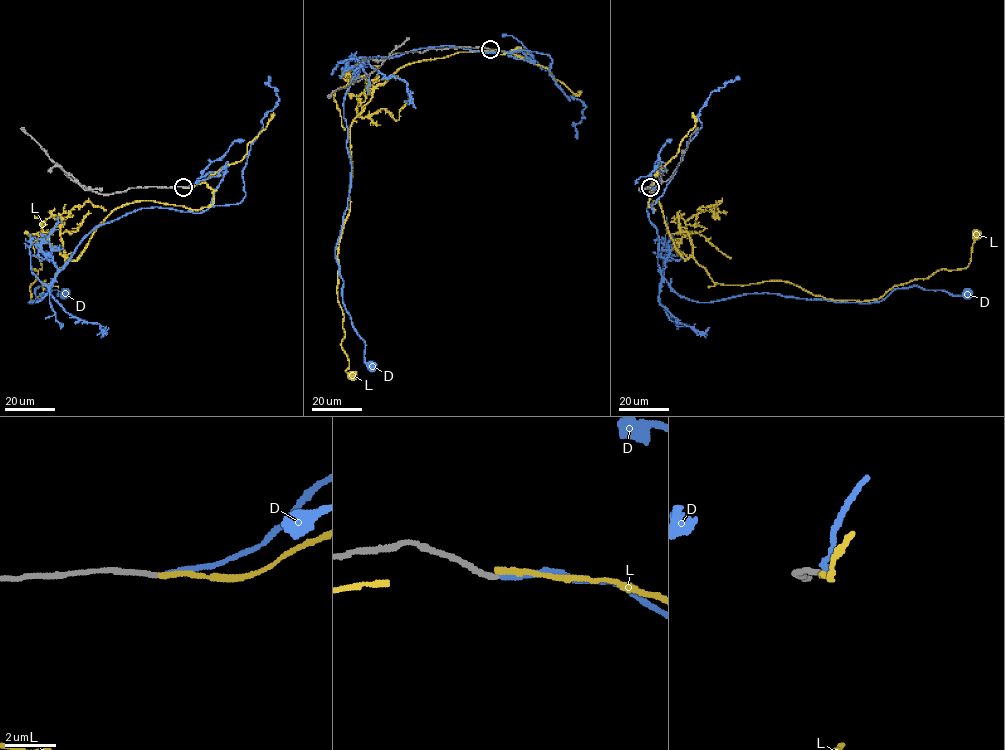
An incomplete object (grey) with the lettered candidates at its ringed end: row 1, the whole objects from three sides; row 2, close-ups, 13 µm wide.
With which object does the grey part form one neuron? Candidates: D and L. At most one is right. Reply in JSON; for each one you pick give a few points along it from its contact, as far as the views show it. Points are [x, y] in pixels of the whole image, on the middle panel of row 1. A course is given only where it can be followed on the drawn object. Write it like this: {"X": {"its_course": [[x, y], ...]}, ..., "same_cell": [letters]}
{"D": {"its_course": [[490, 49], [531, 61], [518, 47], [422, 47], [366, 58], [346, 93], [351, 171], [335, 256], [371, 366]]}, "same_cell": ["D"]}

